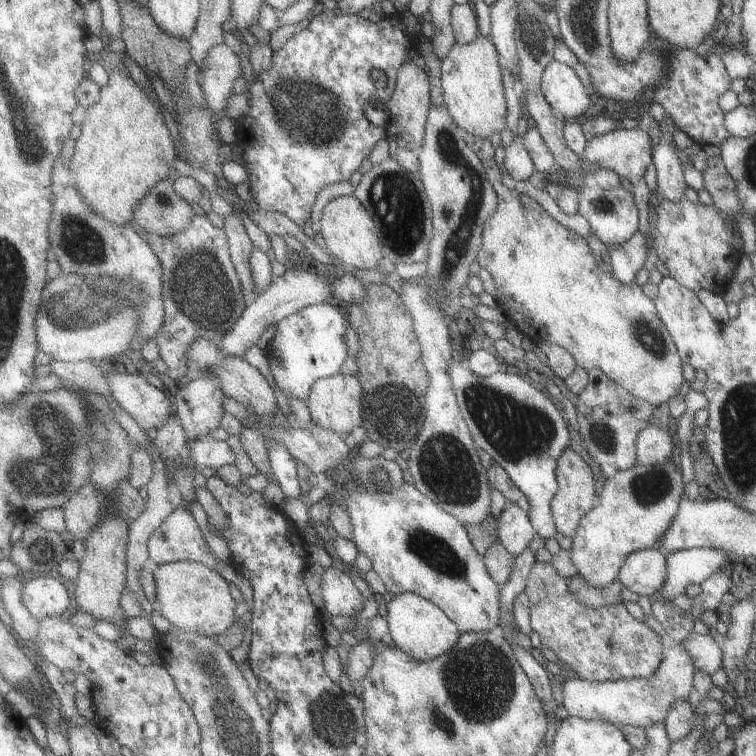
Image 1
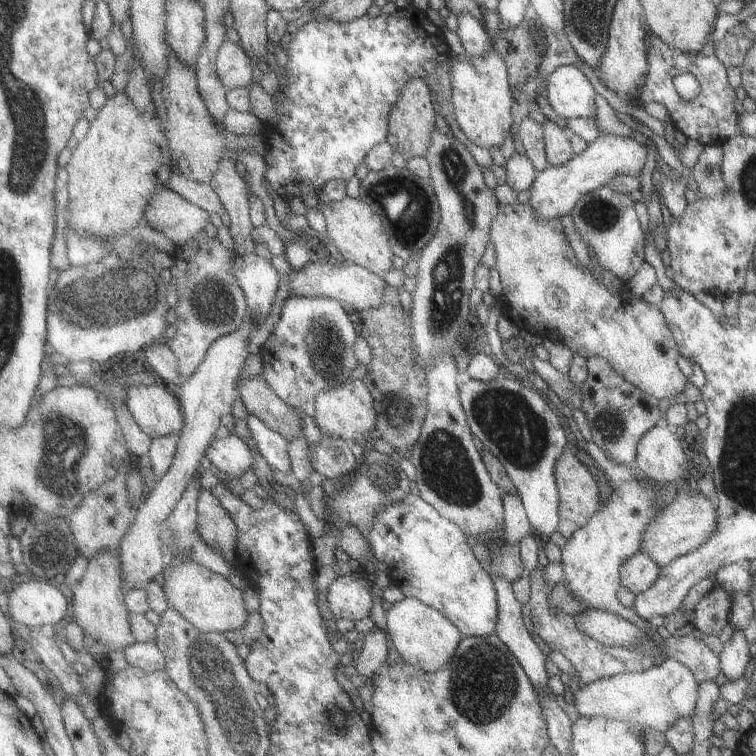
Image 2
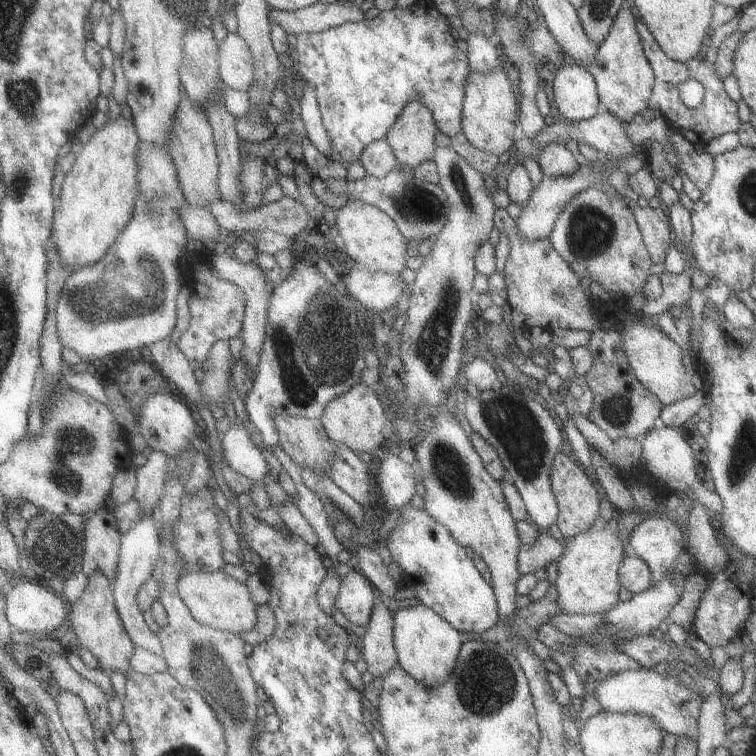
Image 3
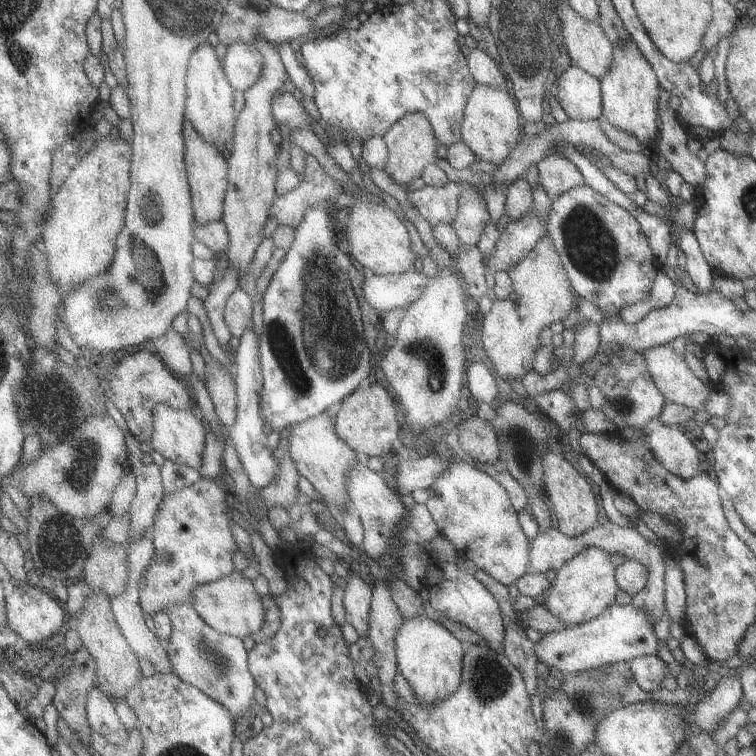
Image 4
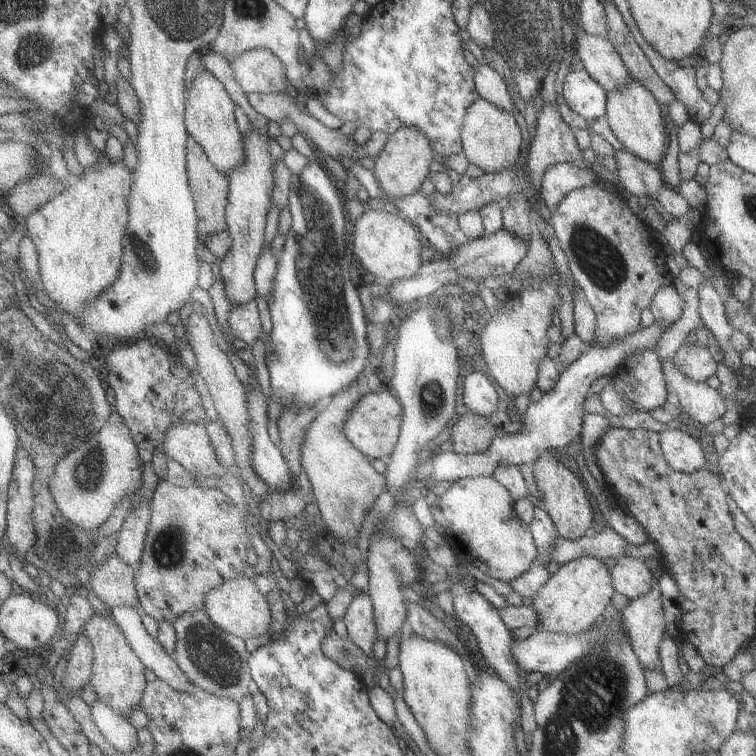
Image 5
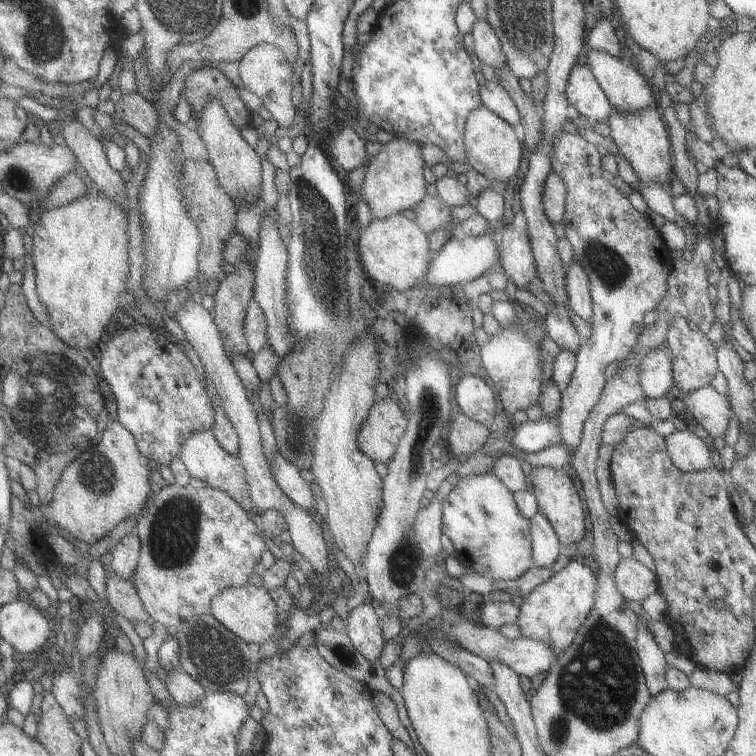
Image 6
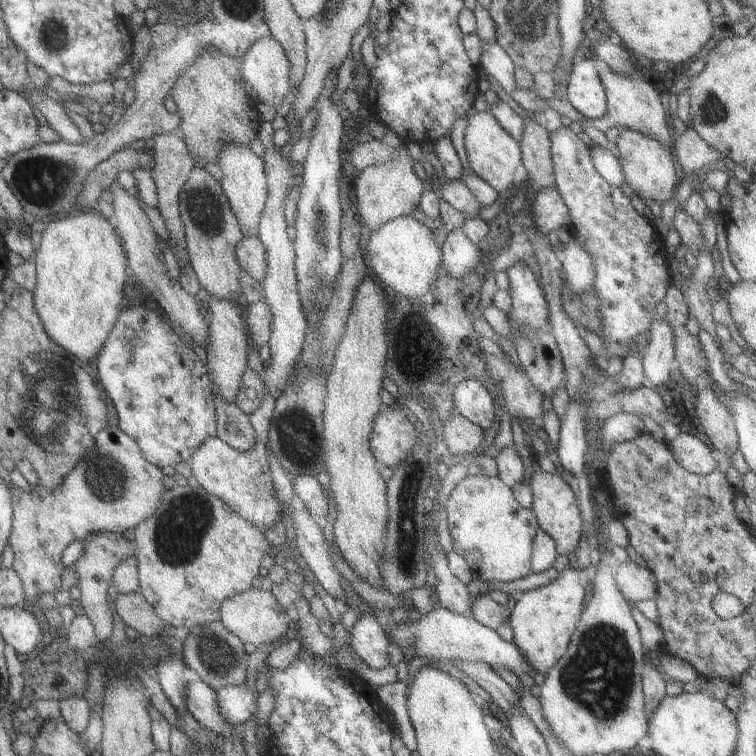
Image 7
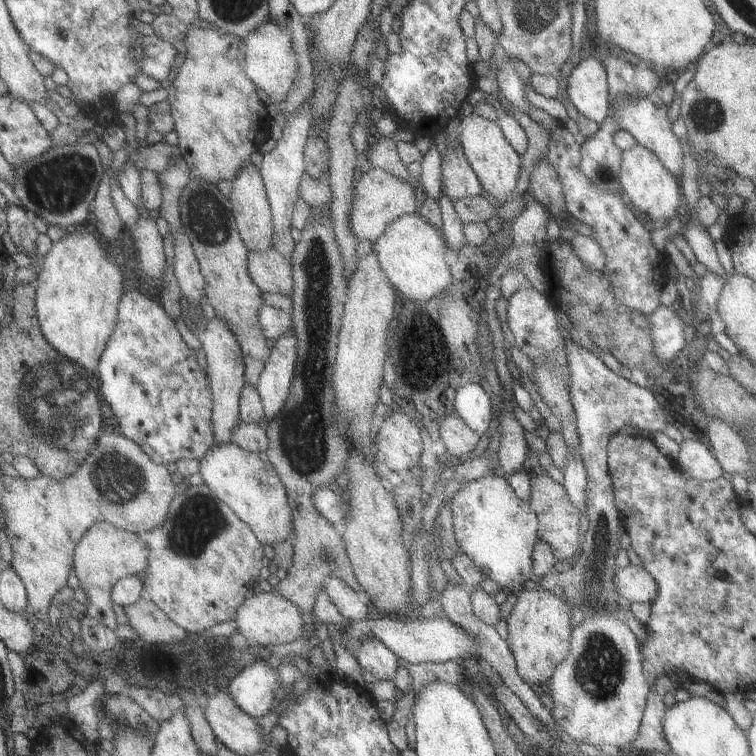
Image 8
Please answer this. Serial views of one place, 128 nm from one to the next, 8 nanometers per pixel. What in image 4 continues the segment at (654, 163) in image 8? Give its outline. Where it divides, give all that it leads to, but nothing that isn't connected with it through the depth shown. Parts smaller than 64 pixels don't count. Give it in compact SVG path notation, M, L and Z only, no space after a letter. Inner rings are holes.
M633 39L616 44L610 70L599 78L602 94L602 117L614 128L638 138L644 151L654 152L659 133L659 82L650 63L642 56Z

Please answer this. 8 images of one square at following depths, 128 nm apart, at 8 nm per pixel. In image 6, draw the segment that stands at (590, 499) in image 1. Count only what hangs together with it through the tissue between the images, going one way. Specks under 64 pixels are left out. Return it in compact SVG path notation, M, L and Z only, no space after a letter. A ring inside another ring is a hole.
M549 466L532 467L530 482L537 500L538 512L550 522L563 549L569 546L578 546L580 540L586 534L584 510L578 494L578 488L574 486L572 477L566 471Z

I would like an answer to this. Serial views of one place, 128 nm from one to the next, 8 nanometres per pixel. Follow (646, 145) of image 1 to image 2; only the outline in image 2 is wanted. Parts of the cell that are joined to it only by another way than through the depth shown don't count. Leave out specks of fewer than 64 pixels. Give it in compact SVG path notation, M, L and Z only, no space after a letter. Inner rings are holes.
M611 133L599 135L568 163L549 165L545 170L538 171L530 188L532 196L529 204L537 214L537 219L562 219L564 214L574 209L576 202L584 194L605 185L614 176L641 177L646 160L647 146L636 142L634 138L615 136Z

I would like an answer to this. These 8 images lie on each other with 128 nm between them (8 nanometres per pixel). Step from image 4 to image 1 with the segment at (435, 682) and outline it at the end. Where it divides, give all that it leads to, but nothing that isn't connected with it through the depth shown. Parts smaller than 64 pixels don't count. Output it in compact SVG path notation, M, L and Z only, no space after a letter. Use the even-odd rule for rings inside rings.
M401 593L395 595L387 607L387 620L394 644L414 659L432 661L434 658L448 653L457 645L461 634L457 624L440 607L435 606L428 599L413 593Z

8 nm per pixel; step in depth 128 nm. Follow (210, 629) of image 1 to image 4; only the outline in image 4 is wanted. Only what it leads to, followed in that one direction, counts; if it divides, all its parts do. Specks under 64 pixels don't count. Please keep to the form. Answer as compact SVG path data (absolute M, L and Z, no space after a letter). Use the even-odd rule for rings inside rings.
M240 571L206 585L197 586L192 603L210 626L229 635L248 638L260 633L266 626L265 600L258 592L254 581L244 577Z

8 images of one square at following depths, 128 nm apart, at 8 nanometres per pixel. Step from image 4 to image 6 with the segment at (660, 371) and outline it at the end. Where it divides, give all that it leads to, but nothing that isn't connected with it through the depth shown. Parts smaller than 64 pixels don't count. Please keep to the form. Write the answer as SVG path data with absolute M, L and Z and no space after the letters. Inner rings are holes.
M708 383L706 387L685 392L684 404L686 404L688 412L702 424L704 429L707 430L708 434L710 434L714 440L718 437L725 436L728 426L730 426L730 418L733 413L726 395L724 396L718 393L718 391Z

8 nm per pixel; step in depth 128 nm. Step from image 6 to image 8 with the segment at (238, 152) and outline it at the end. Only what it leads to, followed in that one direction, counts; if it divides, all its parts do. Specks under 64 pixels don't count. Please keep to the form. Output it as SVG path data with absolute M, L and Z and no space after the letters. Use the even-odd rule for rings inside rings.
M250 162L232 184L231 198L234 203L234 214L237 215L238 226L242 238L245 238L246 246L249 246L250 250L258 250L258 252L274 250L277 227L274 226L273 207L261 168L258 168L254 162Z

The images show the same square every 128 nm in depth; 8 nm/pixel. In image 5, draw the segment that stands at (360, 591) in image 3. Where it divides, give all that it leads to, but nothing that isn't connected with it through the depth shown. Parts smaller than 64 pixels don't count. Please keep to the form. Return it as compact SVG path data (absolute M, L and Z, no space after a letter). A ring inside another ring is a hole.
M364 591L354 598L344 621L348 626L349 637L371 659L377 660L374 644L378 640L379 632L378 624L376 624L376 610L369 591Z

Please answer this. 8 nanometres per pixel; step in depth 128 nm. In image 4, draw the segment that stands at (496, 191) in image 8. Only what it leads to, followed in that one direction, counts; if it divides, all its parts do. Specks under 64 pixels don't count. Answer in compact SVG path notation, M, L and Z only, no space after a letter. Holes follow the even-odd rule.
M474 85L464 109L461 140L470 148L478 161L486 167L490 164L501 165L524 135L521 126L520 113L509 89L500 90L494 86Z

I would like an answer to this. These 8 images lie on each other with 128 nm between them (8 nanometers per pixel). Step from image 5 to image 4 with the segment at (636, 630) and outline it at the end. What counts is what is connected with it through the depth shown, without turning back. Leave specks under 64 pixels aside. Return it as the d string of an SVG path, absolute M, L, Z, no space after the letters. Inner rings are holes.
M606 522L606 524L595 524L592 528L585 530L578 536L568 536L558 529L550 528L539 532L530 542L530 554L528 554L529 569L528 573L546 573L548 570L558 570L563 563L568 562L571 558L574 558L576 554L582 552L585 548L600 548L604 550L606 554L620 555L622 557L637 560L642 563L642 566L646 567L647 570L647 581L646 586L632 596L632 606L637 606L646 610L654 624L659 620L662 620L665 611L664 603L664 573L666 563L664 562L664 553L660 550L660 546L652 540L646 540L635 527L624 528L616 526L613 522Z

